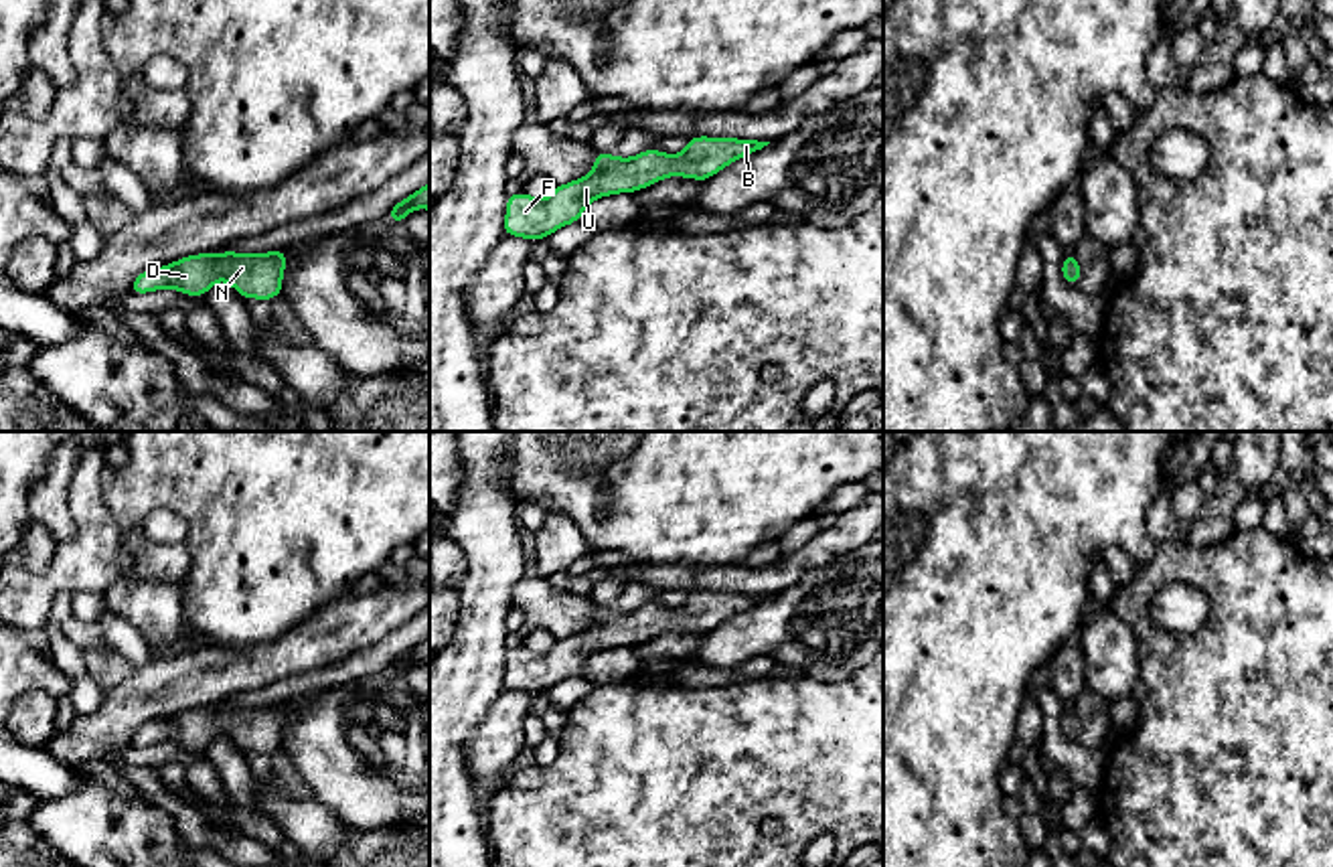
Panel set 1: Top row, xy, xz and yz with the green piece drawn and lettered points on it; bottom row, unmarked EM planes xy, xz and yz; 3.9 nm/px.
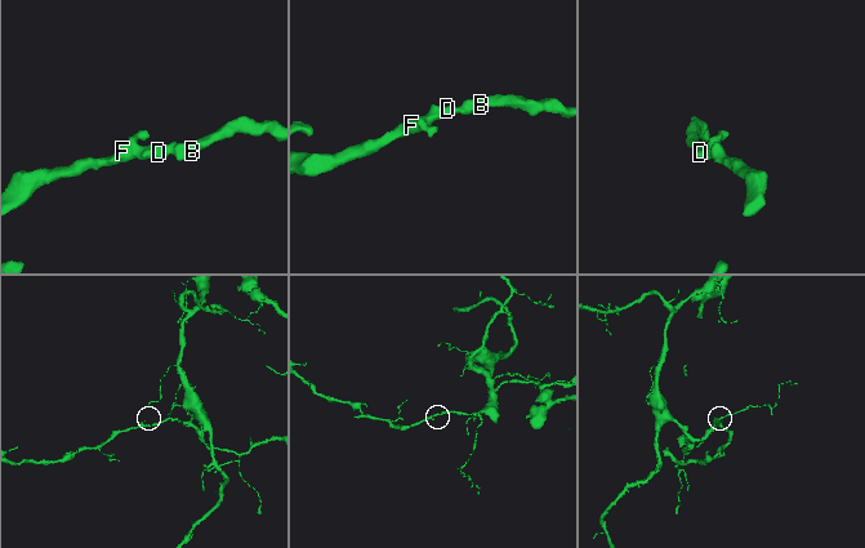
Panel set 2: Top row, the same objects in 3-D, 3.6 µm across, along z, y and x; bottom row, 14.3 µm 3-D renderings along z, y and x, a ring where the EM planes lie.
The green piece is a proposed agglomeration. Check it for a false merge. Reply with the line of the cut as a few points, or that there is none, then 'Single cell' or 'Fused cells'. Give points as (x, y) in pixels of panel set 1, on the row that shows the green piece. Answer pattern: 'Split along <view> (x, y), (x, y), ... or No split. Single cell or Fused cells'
No split. Single cell

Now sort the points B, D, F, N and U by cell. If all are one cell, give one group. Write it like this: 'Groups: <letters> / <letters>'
Groups: B D F N U

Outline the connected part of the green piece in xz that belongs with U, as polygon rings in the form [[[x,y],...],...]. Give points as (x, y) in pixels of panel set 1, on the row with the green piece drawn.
[[[689,138],[681,154],[662,154],[648,148],[632,158],[618,158],[596,152],[594,168],[569,184],[557,184],[543,201],[527,194],[506,196],[504,235],[523,239],[547,239],[553,231],[581,221],[585,207],[618,192],[636,192],[673,174],[683,178],[707,180],[733,160],[754,154],[770,142],[735,138]]]

